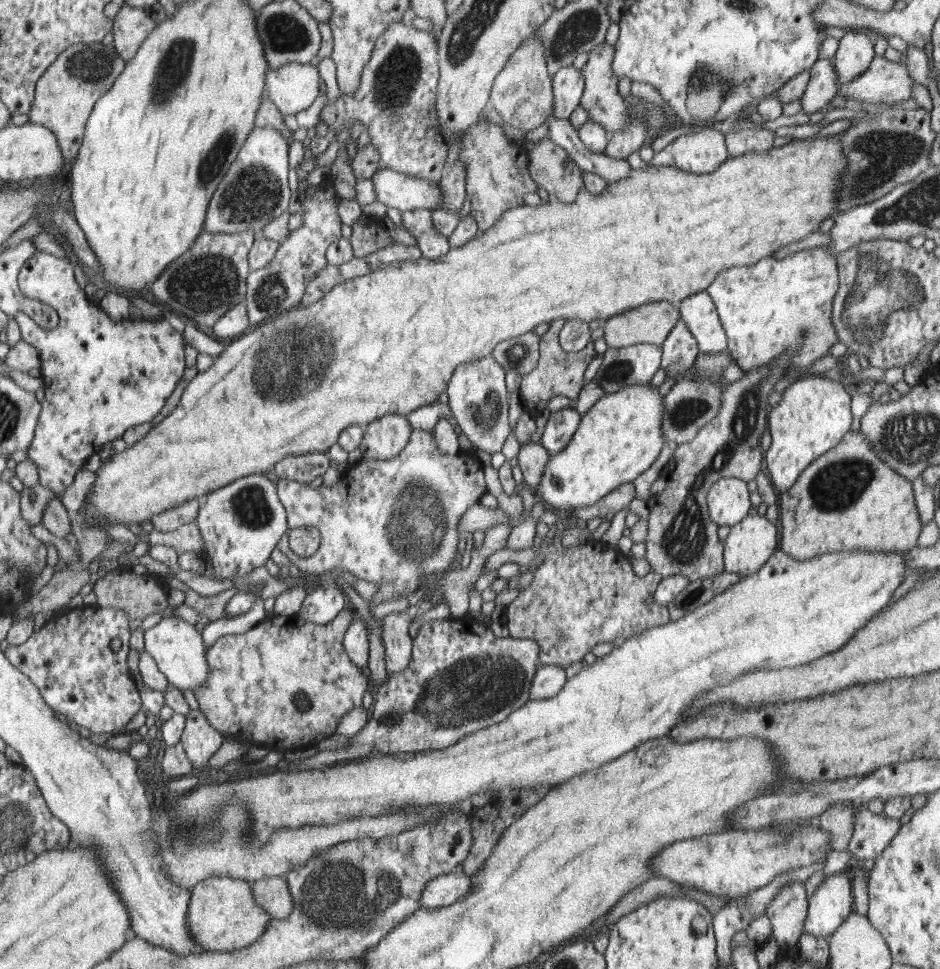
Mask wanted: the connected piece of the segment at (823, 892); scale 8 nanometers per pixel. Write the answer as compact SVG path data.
M849 870L830 874L808 899L804 931L816 937L832 933L850 916L853 894Z

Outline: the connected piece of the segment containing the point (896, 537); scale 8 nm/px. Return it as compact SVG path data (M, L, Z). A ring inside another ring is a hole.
M850 430L840 442L818 456L800 474L787 491L779 493L779 520L783 532L780 548L796 560L812 559L838 551L909 551L923 529L916 508L914 488L911 481L896 473L872 450L870 439L860 431Z

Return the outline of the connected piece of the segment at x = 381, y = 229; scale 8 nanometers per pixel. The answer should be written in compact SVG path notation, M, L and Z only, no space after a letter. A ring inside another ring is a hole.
M363 215L352 224L352 237L349 239L353 257L362 259L394 244L388 235L385 224L380 219Z

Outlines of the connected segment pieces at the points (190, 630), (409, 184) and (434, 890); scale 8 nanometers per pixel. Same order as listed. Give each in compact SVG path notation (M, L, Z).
M172 616L162 617L162 620L158 624L152 626L152 628L148 628L144 632L144 648L146 652L149 652L150 656L154 658L160 672L166 676L169 684L172 684L174 689L182 692L194 693L194 690L203 688L206 680L208 680L208 672L210 671L210 665L207 661L206 645L204 645L204 640L202 640L202 634L196 630L196 627L184 619Z
M382 166L371 178L376 189L376 201L387 207L400 212L428 208L434 213L442 209L441 182L434 183Z
M456 874L440 875L423 890L422 908L447 907L462 899L472 890L472 877Z

